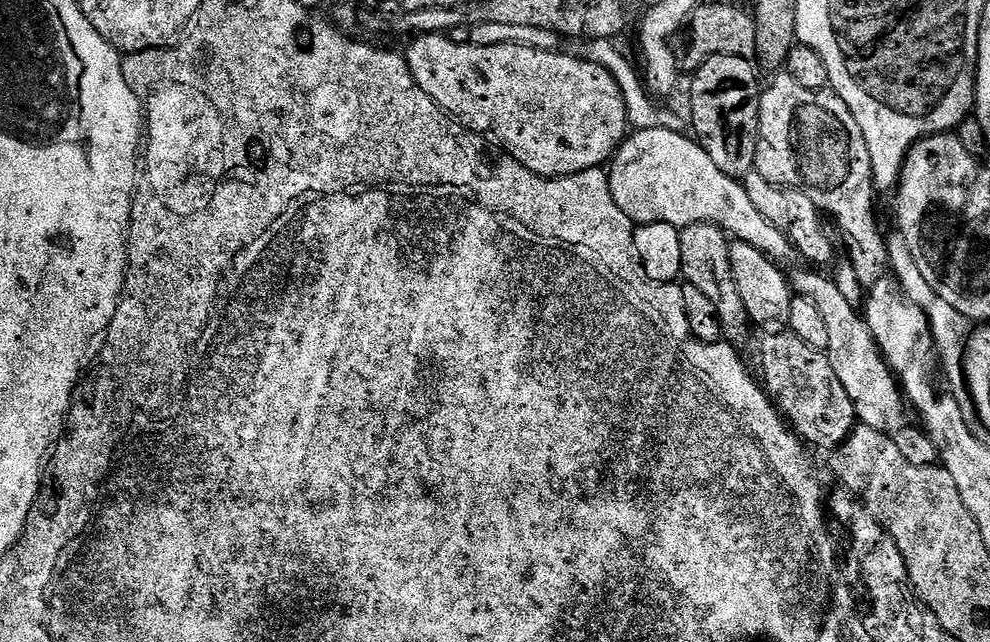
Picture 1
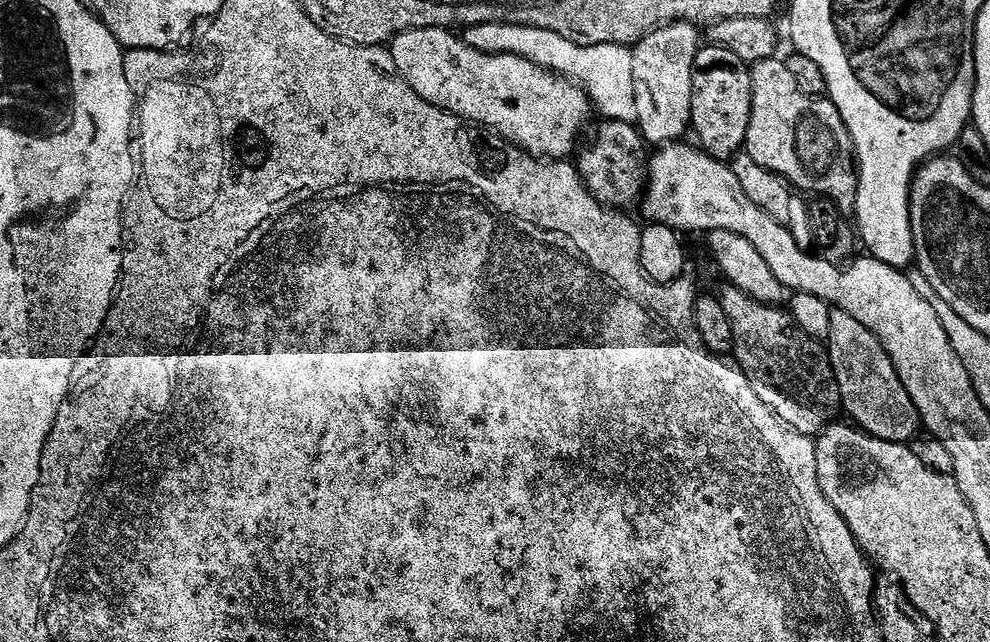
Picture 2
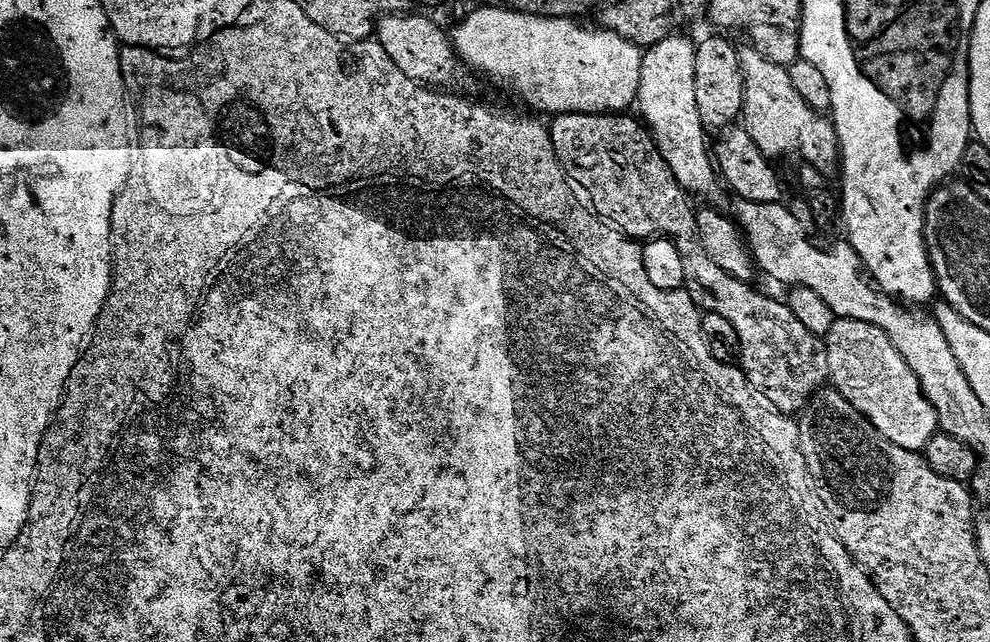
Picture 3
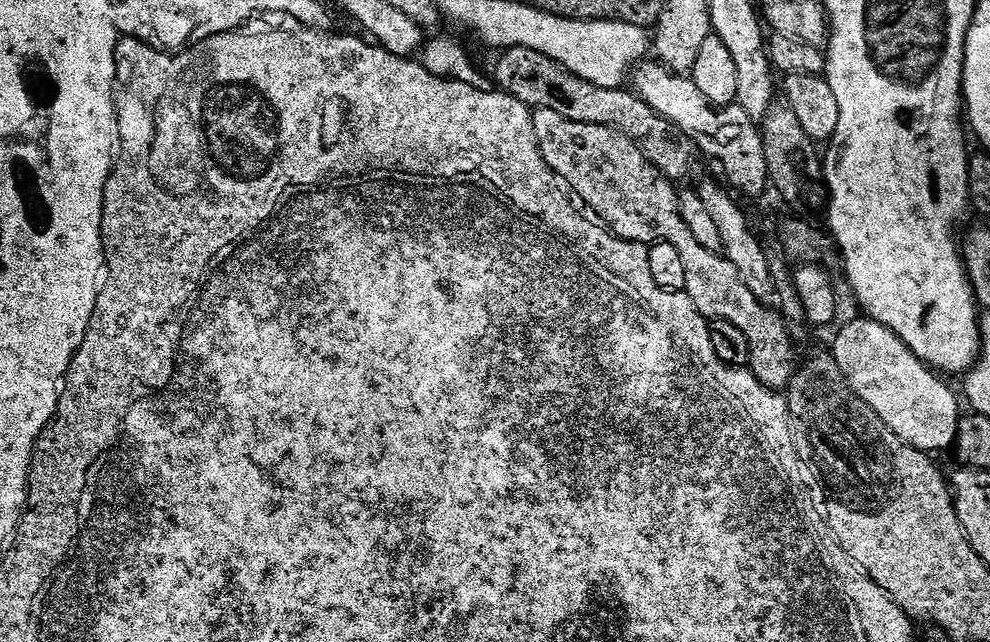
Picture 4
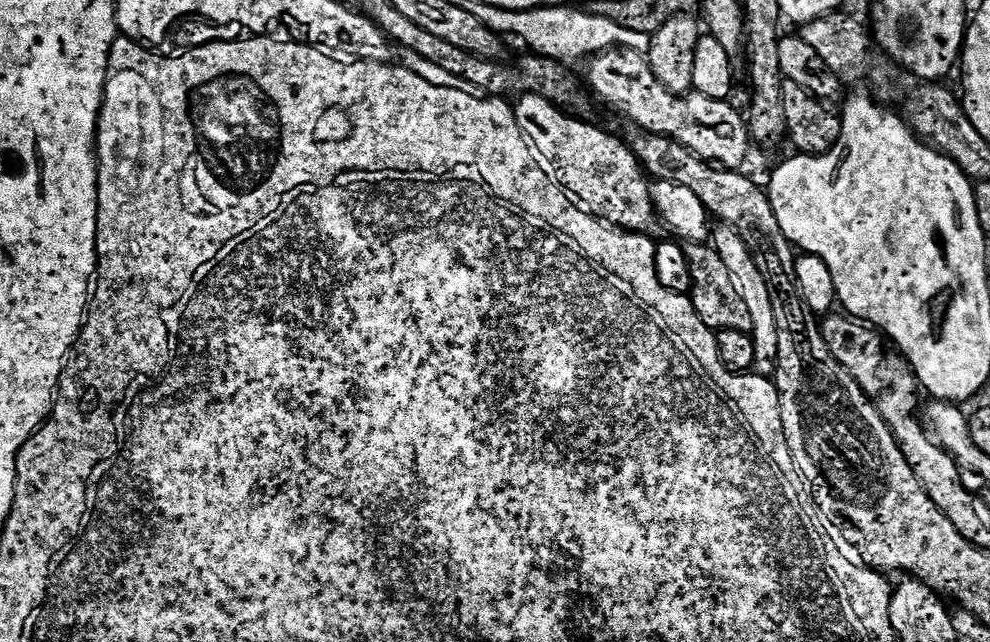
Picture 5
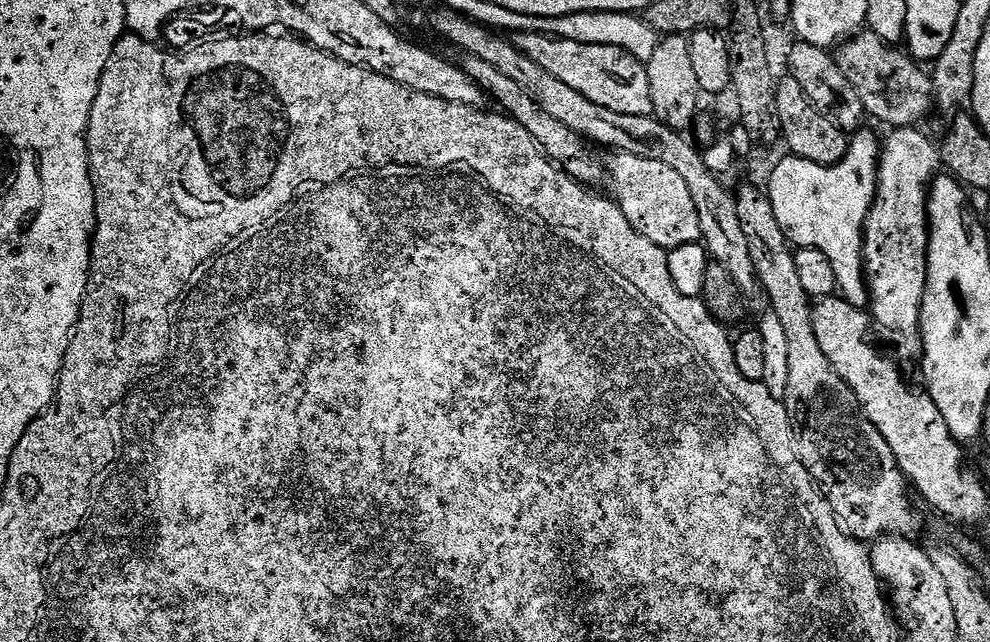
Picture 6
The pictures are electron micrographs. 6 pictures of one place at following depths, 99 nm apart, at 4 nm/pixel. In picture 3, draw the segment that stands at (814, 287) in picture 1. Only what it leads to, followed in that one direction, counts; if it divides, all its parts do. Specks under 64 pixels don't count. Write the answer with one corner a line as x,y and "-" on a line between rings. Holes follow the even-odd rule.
840,318
830,330
826,343
828,346
828,378
831,387
837,388
842,398
846,398
846,402
850,402
854,410
862,413
887,440
894,442
894,446
902,446
902,450
923,453
930,438
936,436
940,427
940,419
934,406
920,388
919,378
914,374
914,370
910,370
906,358
898,352
890,337
870,322

